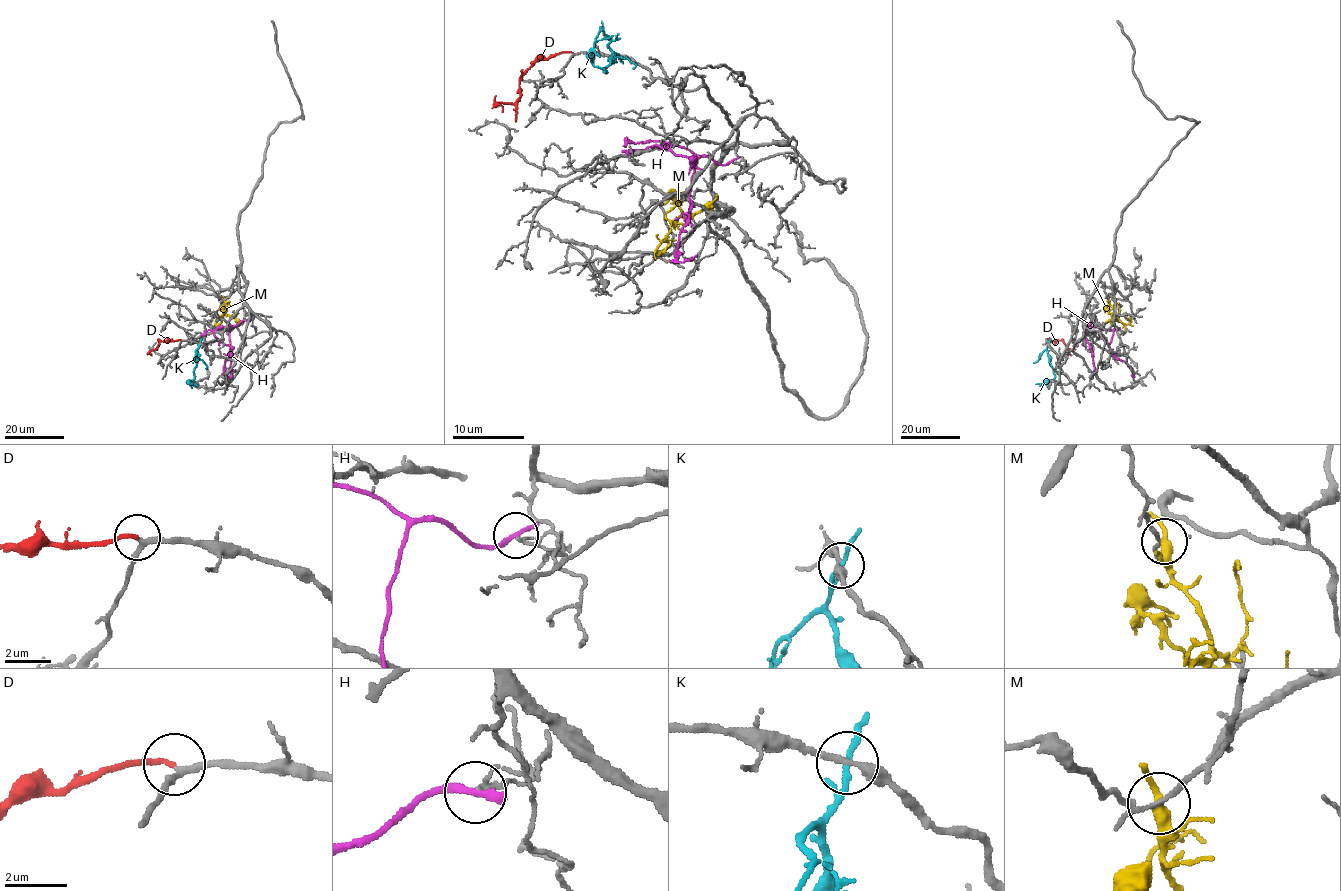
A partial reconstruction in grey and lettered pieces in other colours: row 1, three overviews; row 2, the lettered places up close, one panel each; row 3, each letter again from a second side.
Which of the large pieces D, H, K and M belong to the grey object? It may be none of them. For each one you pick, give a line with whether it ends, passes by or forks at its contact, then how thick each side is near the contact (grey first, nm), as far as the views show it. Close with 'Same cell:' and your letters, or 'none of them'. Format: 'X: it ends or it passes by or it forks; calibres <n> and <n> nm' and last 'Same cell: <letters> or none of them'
D: it ends; calibres 200 and 160 nm
Same cell: D

